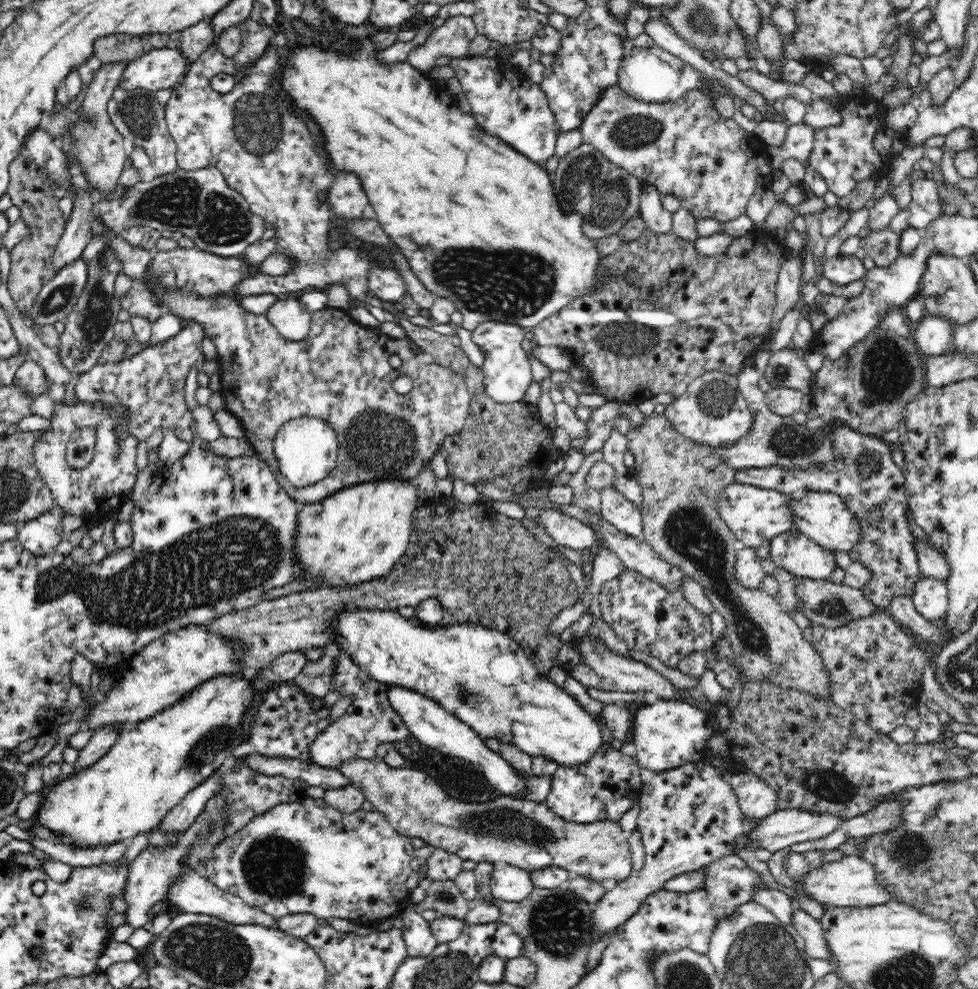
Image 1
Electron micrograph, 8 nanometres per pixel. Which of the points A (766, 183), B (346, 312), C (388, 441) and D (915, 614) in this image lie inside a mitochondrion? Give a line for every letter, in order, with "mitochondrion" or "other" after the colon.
A: other
B: other
C: mitochondrion
D: other

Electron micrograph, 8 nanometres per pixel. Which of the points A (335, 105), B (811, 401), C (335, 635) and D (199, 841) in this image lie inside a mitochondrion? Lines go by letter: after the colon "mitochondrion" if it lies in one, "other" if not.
A: other
B: other
C: other
D: mitochondrion

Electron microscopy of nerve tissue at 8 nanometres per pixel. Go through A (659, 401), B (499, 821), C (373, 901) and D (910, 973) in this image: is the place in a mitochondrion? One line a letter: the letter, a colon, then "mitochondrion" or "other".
A: other
B: mitochondrion
C: other
D: mitochondrion

